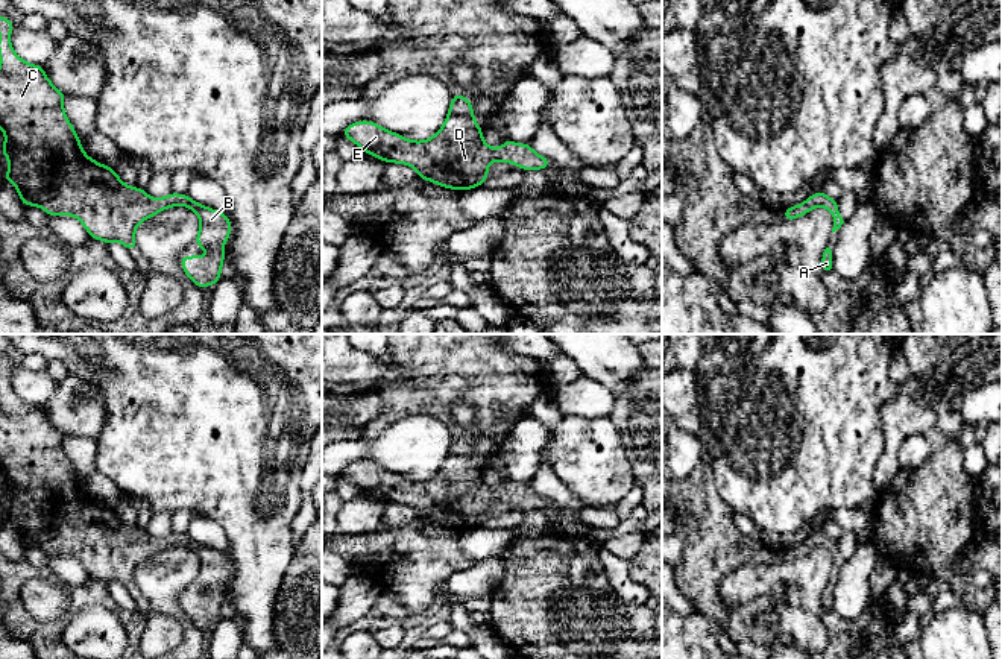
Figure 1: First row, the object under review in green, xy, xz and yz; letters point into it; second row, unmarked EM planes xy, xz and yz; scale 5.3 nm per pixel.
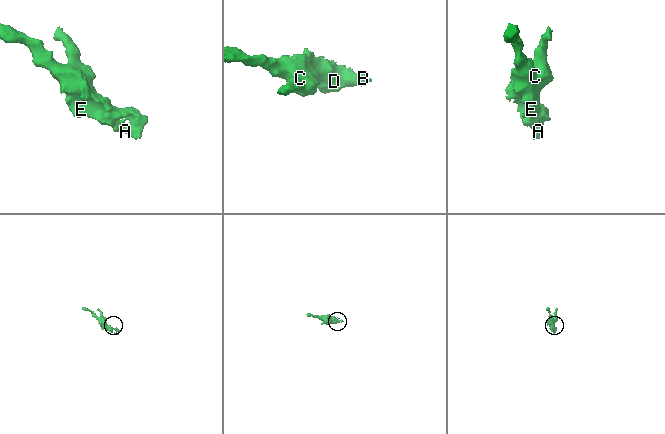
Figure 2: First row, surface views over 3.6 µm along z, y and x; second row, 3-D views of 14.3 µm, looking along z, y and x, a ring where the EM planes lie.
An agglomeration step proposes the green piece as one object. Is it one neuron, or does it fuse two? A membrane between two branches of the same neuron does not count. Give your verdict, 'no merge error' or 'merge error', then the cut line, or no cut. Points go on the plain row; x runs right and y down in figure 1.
no merge error; no cut

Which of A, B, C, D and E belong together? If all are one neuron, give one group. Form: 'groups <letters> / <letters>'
groups A B C D E

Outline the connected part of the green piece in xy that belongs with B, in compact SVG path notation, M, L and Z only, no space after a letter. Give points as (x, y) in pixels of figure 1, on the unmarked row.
M0 355L0 469L6 477L0 490L9 501L5 521L15 525L23 545L41 547L49 557L73 556L91 579L106 585L120 582L129 592L138 588L135 569L143 560L176 545L190 548L200 562L194 583L208 589L210 595L181 595L179 603L200 630L208 624L216 627L225 603L223 586L232 572L226 554L193 541L187 533L150 538L144 528L128 527L114 509L91 500L64 452L67 434L49 421L43 405L29 404L14 392L9 378L14 367L11 360Z

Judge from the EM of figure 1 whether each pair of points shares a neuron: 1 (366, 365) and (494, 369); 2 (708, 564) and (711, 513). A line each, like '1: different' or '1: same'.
1: different
2: same

